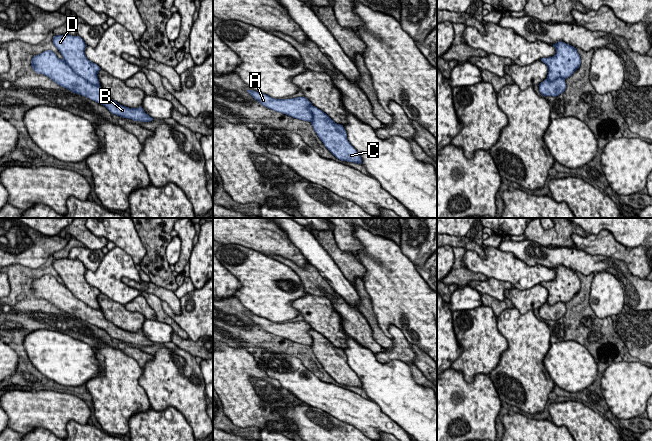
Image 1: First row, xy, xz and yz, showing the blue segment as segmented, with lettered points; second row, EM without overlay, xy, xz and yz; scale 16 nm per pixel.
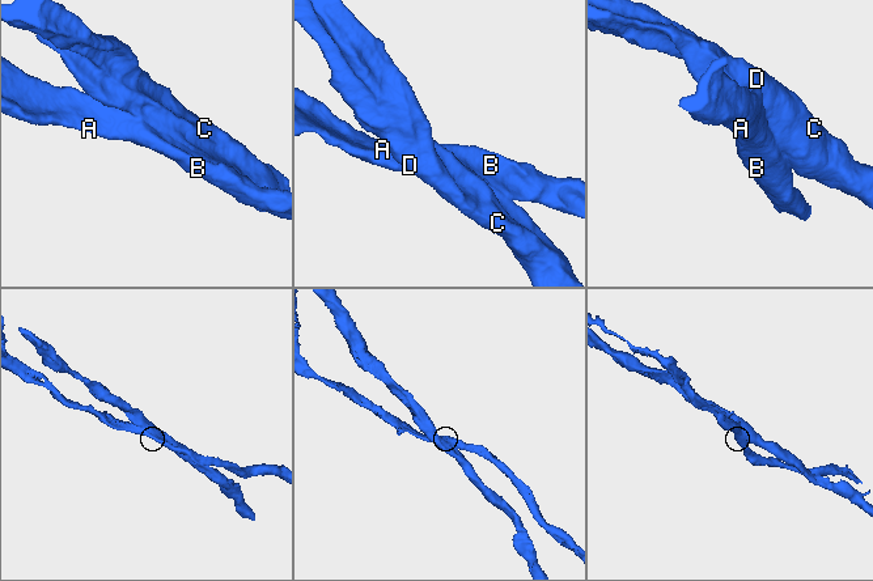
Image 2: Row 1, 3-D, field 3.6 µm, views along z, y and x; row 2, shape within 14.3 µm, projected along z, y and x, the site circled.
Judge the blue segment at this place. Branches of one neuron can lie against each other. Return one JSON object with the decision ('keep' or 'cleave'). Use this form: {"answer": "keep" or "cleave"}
{"answer": "cleave"}

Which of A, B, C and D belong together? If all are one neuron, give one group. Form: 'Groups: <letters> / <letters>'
Groups: A B / C D

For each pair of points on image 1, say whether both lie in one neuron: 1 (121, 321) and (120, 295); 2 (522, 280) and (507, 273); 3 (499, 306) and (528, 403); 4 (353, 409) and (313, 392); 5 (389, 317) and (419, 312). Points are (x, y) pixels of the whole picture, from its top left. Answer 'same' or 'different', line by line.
1: different
2: same
3: different
4: same
5: same

